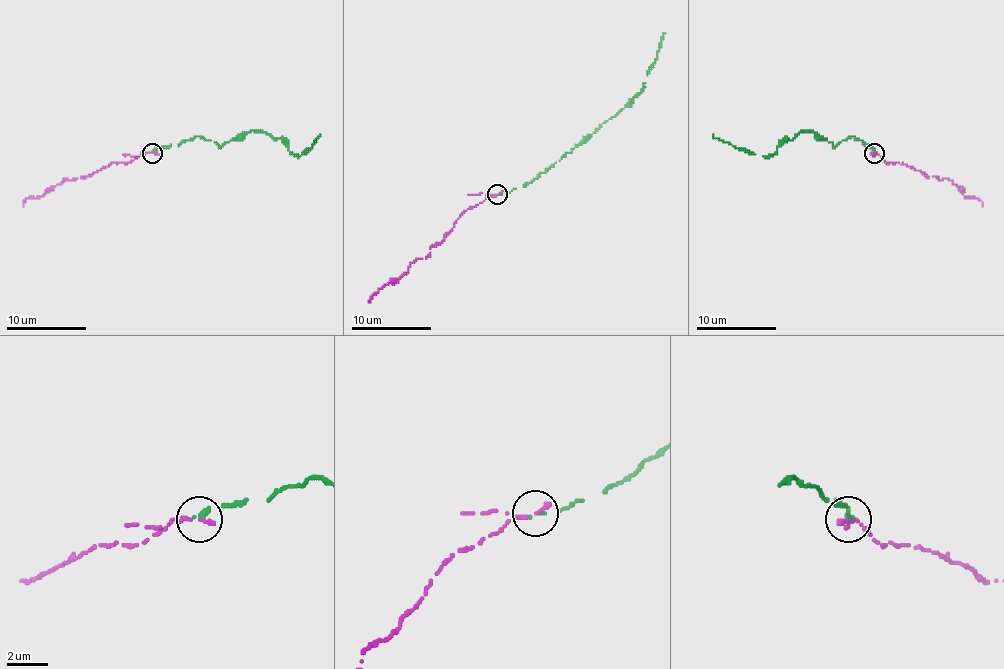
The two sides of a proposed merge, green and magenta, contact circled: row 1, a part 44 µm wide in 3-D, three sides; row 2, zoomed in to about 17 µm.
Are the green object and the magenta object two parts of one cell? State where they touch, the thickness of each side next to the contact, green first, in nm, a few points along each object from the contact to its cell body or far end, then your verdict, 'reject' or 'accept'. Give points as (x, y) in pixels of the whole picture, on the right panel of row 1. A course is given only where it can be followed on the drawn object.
(874, 153) | 220/320 nm | green via (874, 152), (852, 136), (835, 146), (803, 130), (791, 140), (787, 138), (771, 156), (739, 150), (713, 134) | magenta via (874, 152), (888, 162), (910, 166), (940, 180), (946, 178), (964, 196), (978, 198), (982, 206) | accept

